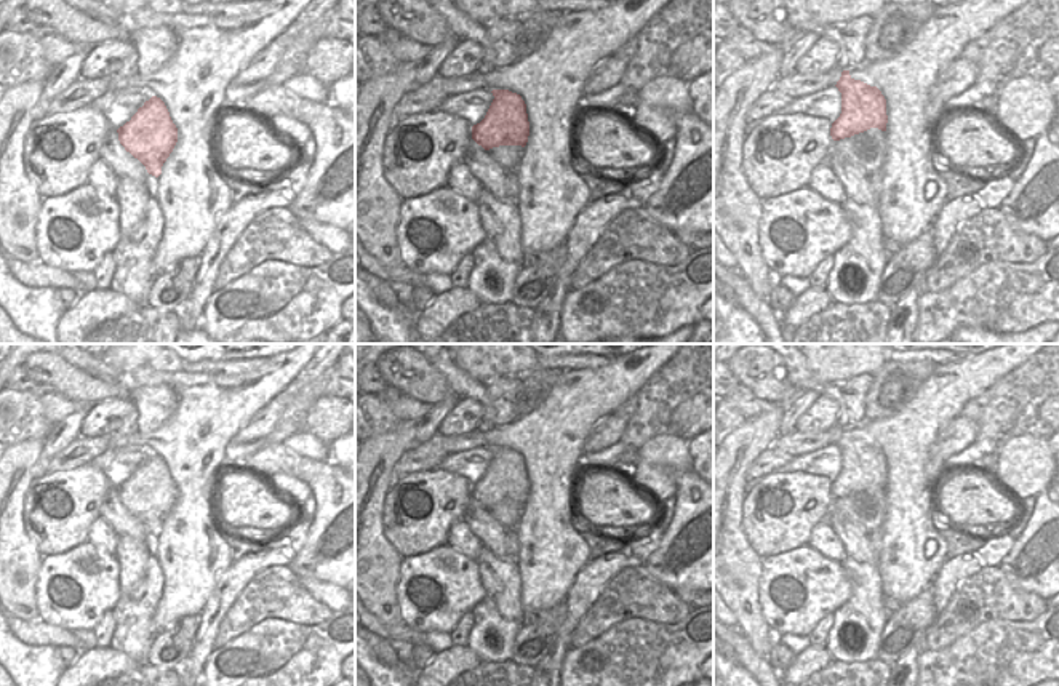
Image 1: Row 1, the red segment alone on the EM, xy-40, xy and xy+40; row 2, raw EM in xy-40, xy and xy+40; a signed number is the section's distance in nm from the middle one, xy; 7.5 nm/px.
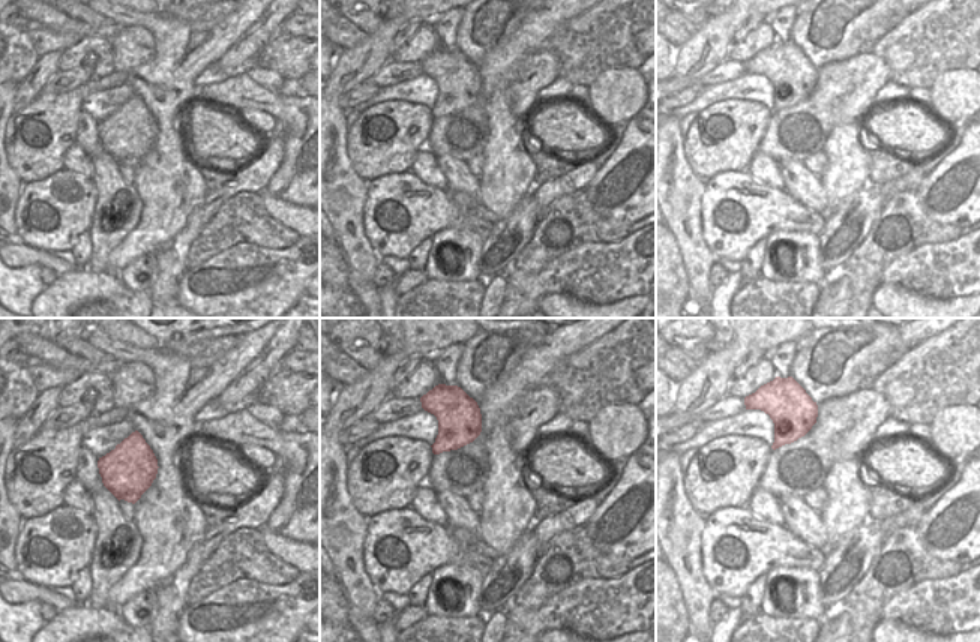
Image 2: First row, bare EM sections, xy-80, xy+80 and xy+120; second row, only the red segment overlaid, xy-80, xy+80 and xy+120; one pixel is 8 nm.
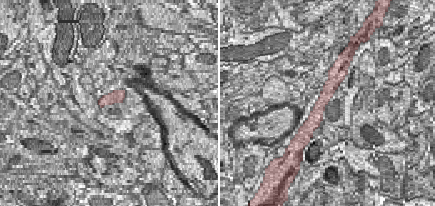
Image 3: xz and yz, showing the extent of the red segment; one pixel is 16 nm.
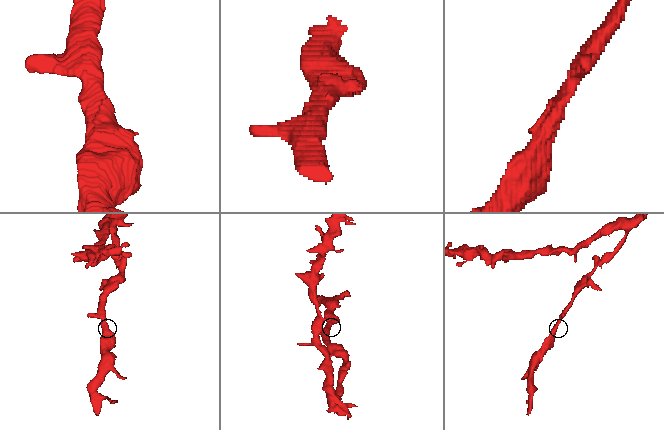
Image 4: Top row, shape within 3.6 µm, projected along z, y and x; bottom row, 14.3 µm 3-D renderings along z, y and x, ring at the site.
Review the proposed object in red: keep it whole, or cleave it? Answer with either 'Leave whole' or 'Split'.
Leave whole.

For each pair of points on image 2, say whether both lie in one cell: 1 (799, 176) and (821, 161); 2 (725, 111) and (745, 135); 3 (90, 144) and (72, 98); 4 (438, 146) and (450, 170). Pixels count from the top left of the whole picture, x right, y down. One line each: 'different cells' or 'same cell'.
1: different cells
2: same cell
3: different cells
4: different cells

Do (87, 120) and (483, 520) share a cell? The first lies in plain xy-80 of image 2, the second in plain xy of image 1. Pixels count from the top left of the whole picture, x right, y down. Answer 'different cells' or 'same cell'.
same cell

